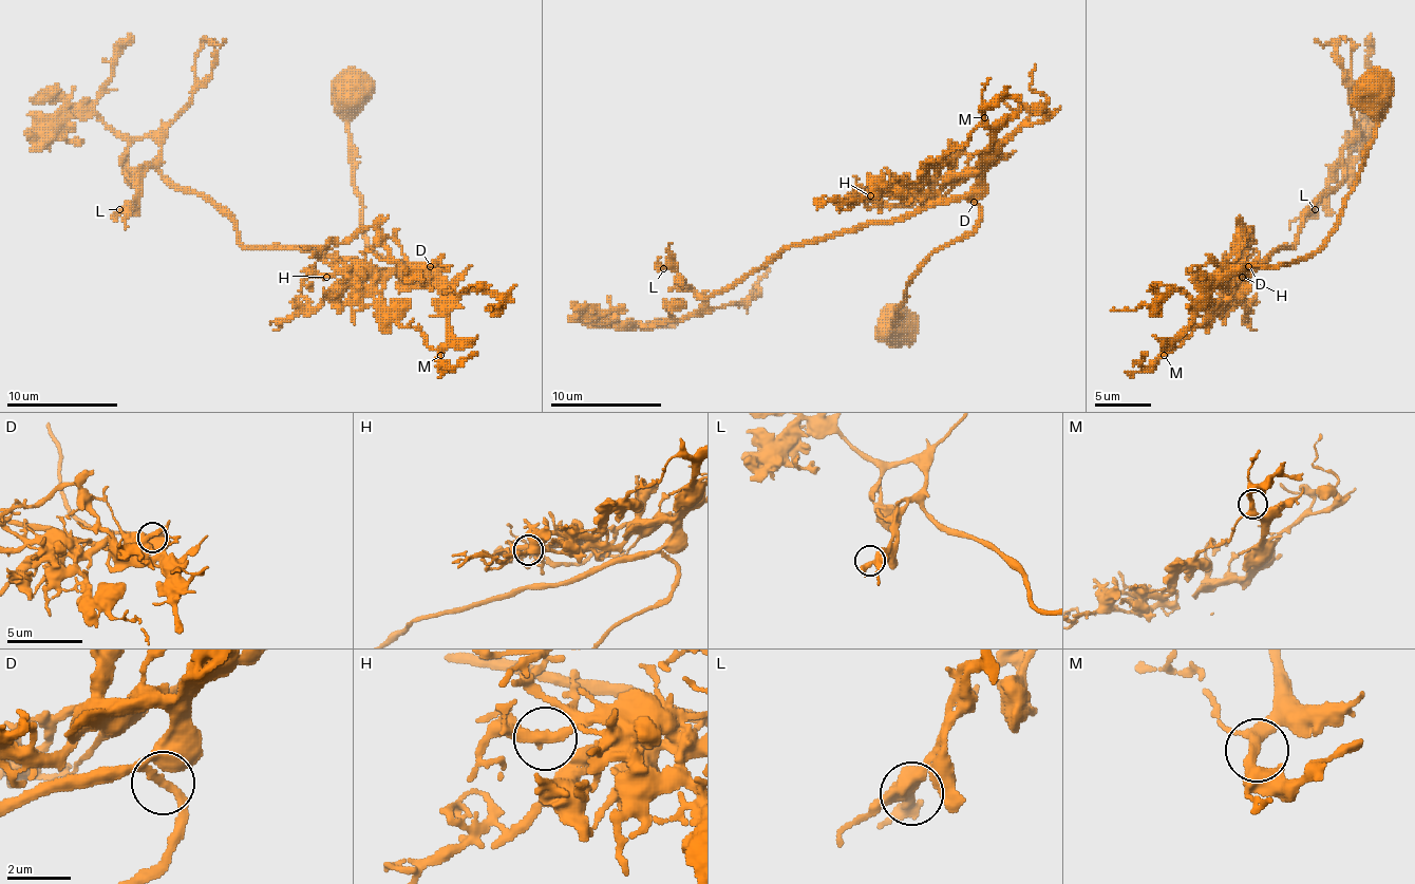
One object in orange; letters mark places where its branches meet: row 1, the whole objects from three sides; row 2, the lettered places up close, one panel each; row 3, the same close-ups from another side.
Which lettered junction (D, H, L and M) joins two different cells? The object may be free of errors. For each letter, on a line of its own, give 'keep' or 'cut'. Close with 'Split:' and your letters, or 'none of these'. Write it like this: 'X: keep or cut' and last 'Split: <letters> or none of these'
D: keep
H: keep
L: keep
M: keep
Split: none of these

